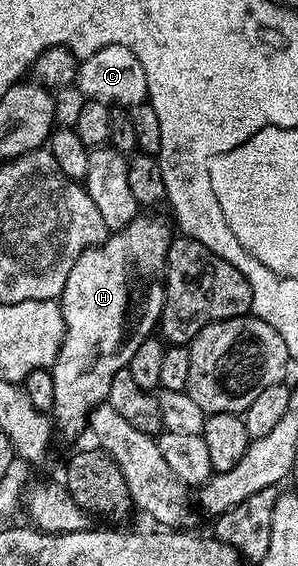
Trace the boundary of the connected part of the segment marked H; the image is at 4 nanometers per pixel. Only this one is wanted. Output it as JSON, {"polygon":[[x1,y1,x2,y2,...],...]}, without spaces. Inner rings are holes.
{"polygon":[[137,216,126,228,109,233,107,240,101,246,91,246,89,250,82,252,82,256,78,256,74,268,70,268,70,276,66,276,66,288,61,292,58,299,60,311,64,317,64,342,60,346,56,363,50,368,52,379,54,380,54,404,52,405,50,414,54,419,55,429,59,433,61,430,68,438,74,437,80,429,85,429,88,426,88,415,92,413,95,406,107,403,111,380,114,378,114,374,119,369,127,367,128,361,134,356,134,352,138,352,138,348,147,338,153,337,155,330,152,329,155,328,156,322,158,326,158,323,161,321,164,313,164,283,168,273,168,250,172,246,174,237,173,227,169,226,160,218]]}

